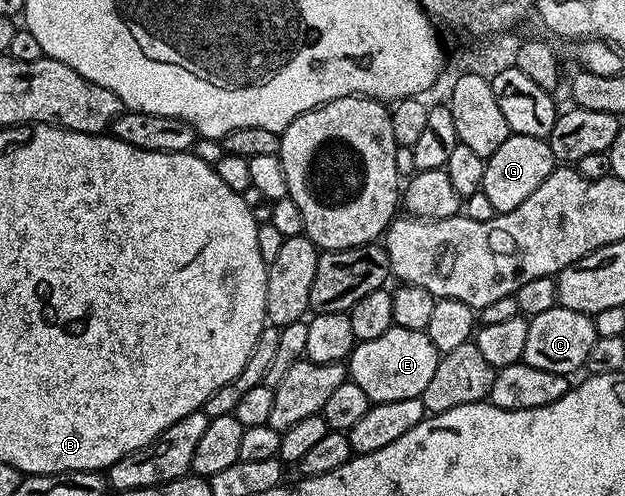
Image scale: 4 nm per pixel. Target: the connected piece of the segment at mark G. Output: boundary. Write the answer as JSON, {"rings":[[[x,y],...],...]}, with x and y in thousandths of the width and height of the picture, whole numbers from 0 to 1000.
{"rings":[[[816,268],[813,278],[774,325],[774,355],[770,383],[782,399],[794,431],[821,427],[891,341],[880,284],[859,274],[834,274]]]}

